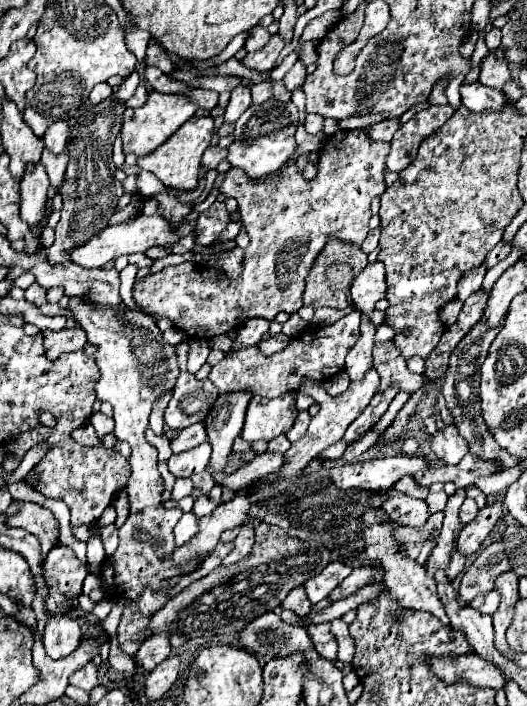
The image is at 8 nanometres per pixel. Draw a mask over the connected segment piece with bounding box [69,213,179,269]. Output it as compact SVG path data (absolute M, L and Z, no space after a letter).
M155 213L151 217L147 215L139 215L127 223L121 225L107 225L103 231L99 231L91 241L87 241L85 245L79 245L75 249L69 251L69 257L73 263L85 267L85 269L95 269L95 267L103 267L107 261L117 259L119 255L131 255L131 253L145 253L145 249L155 247L155 245L171 245L179 241L179 237L173 233L171 227L167 227L165 219Z

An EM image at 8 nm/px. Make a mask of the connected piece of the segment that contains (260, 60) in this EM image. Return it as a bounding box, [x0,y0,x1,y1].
[243,35,285,71]

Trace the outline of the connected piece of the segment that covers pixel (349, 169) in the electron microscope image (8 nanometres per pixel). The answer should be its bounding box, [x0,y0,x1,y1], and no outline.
[133,131,389,339]

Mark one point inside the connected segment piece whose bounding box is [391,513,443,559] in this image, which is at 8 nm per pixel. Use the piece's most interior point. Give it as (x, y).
(409, 540)

